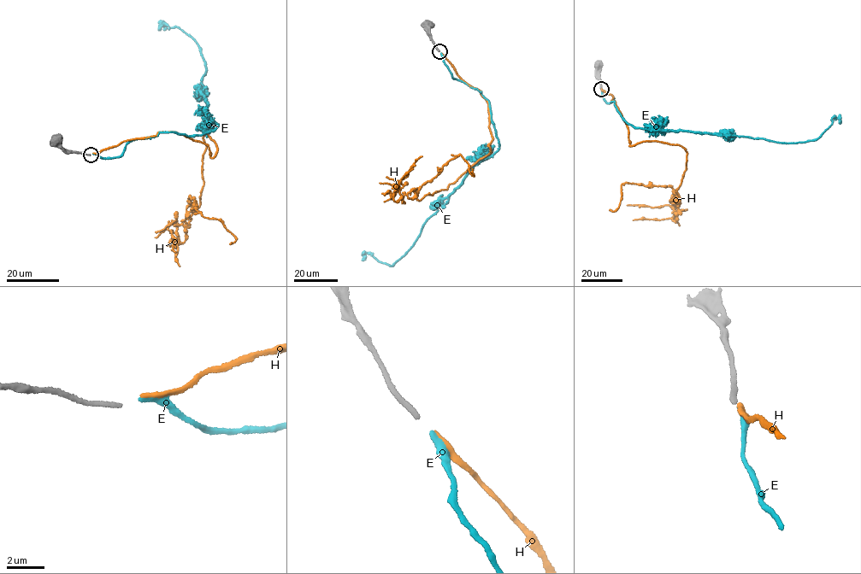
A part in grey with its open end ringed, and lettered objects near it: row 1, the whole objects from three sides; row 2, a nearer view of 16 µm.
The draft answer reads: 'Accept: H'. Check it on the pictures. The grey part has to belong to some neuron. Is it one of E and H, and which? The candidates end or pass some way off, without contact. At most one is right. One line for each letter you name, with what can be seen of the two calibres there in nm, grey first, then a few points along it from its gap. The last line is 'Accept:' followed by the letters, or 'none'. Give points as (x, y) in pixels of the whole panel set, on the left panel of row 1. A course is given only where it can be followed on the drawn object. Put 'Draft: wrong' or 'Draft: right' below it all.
E: 280 nm thick on the grey side, 280 nm on the other; it runs (93, 154), (218, 126), (206, 114), (197, 43), (165, 30)
Accept: E
Draft: wrong

